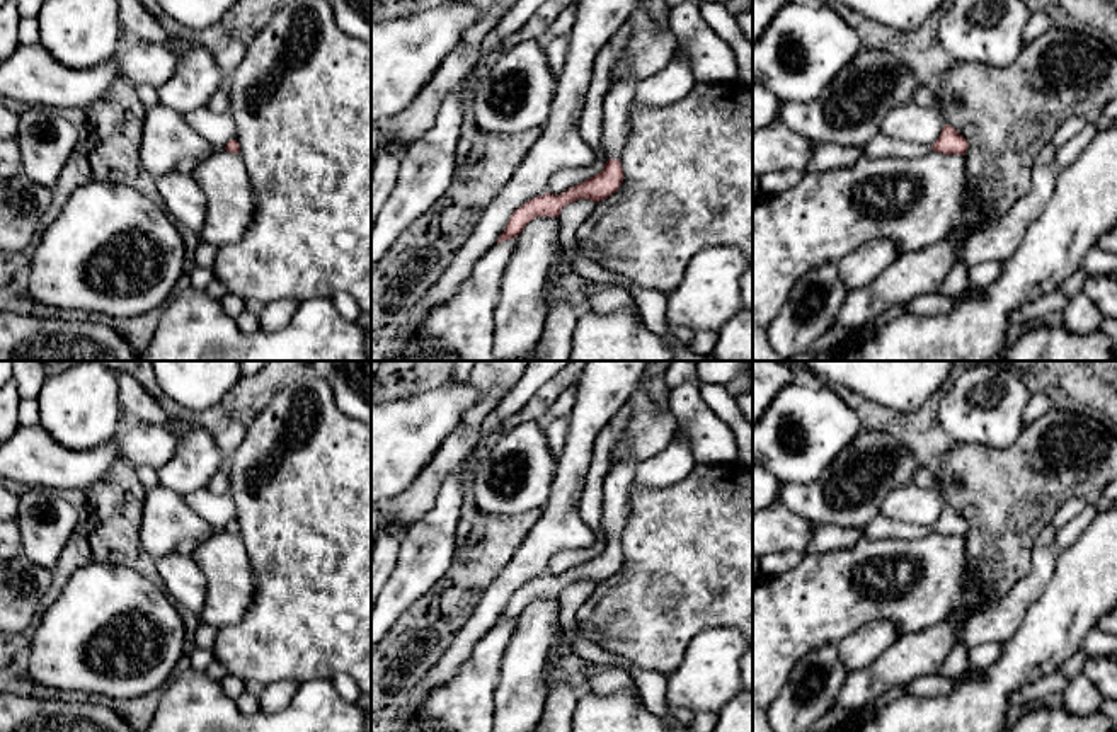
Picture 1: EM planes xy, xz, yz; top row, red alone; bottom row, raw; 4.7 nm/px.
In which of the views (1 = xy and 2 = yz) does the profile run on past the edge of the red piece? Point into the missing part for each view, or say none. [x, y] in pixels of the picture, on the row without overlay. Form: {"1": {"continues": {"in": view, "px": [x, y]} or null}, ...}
{"1": {"continues": null}, "2": {"continues": {"in": "yz", "px": [879, 528]}}}

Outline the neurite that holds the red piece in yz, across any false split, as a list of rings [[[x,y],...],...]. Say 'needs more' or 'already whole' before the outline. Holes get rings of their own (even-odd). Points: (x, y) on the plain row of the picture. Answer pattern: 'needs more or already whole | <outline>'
needs more | [[[943,506],[938,521],[931,528],[921,524],[899,523],[884,516],[875,518],[870,524],[862,528],[863,540],[919,540],[923,536],[928,536],[930,533],[938,533],[945,536],[965,536],[967,529],[967,521],[948,506]]]

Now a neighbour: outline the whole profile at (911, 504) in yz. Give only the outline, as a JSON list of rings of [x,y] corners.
[[[908,483],[894,489],[880,506],[880,516],[908,524],[933,526],[943,504],[935,490]]]

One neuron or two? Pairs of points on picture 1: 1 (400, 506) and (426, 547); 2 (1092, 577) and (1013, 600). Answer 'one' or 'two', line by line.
1: one
2: two

